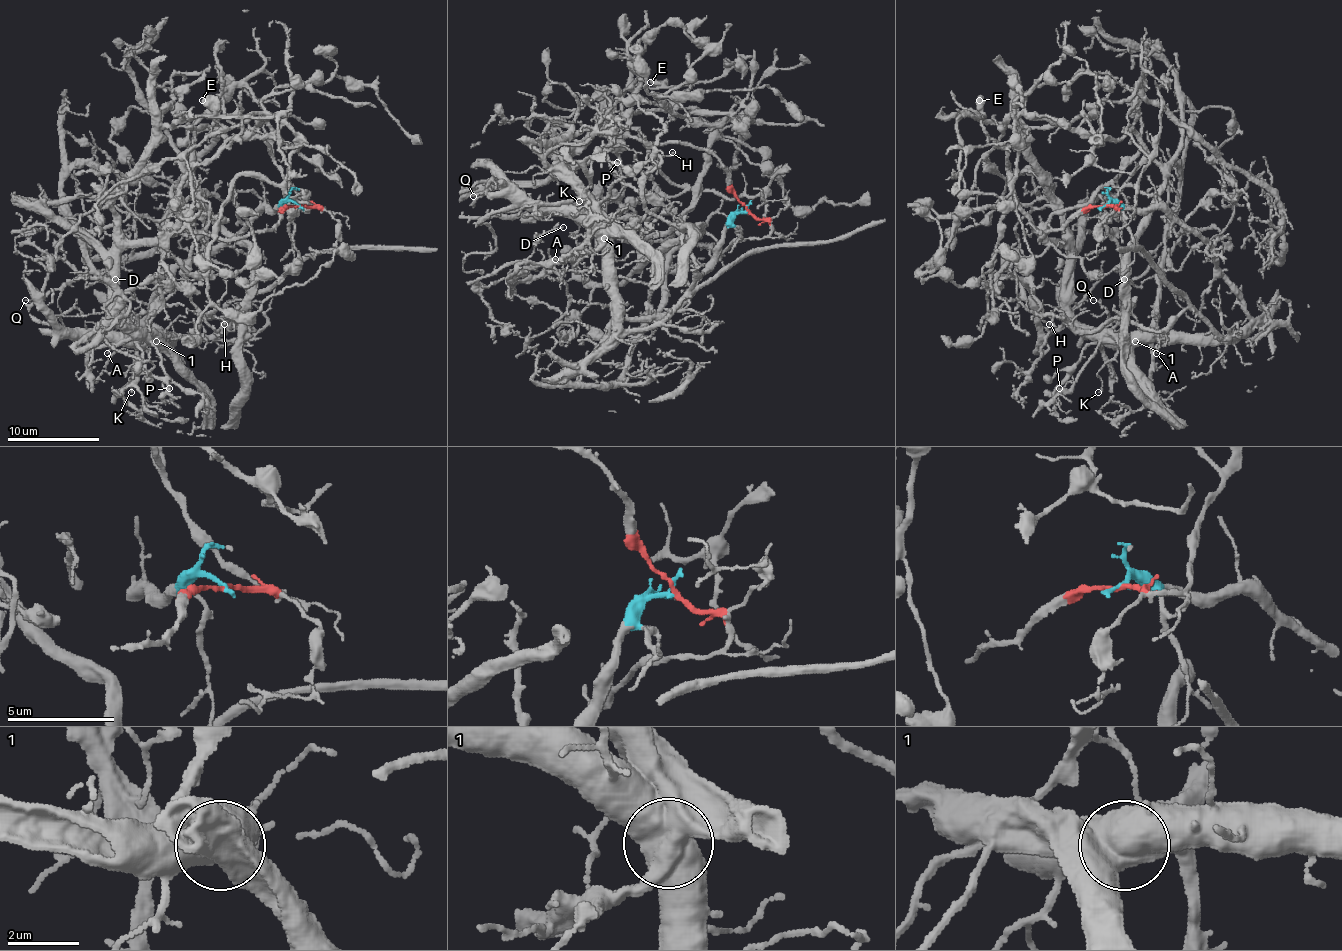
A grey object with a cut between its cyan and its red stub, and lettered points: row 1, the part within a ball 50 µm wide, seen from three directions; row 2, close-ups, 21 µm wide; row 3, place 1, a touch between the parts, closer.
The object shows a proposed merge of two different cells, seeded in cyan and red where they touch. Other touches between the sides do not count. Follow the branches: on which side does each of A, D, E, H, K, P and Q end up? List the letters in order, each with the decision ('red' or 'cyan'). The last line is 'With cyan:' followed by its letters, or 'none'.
A: red
D: red
E: red
H: cyan
K: cyan
P: red
Q: cyan
With cyan: H, K, Q

